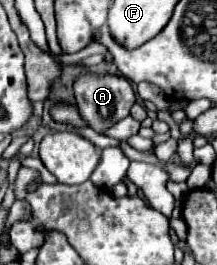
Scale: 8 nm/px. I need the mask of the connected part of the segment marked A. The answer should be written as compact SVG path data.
M86 74L86 76L80 76L76 80L74 92L76 92L76 106L78 106L78 112L80 112L82 120L92 130L96 130L98 134L104 134L118 120L126 118L130 114L132 104L136 102L136 94L132 90L132 84L124 76L94 76L94 74Z

